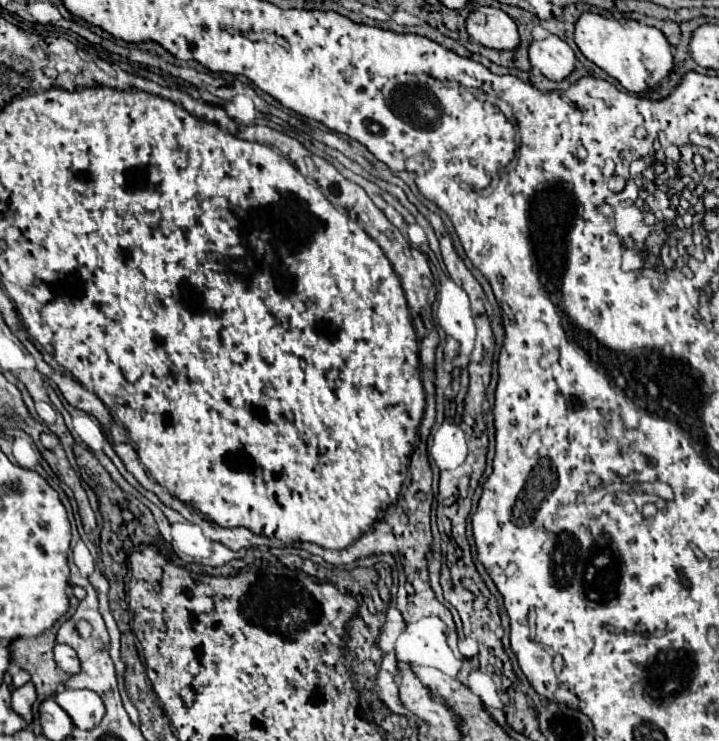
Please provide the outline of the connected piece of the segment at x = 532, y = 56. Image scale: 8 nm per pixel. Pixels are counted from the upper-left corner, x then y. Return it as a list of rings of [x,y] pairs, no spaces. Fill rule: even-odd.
[[[554,34],[544,40],[534,40],[528,46],[528,60],[532,68],[540,70],[550,80],[564,80],[576,64],[572,48]]]

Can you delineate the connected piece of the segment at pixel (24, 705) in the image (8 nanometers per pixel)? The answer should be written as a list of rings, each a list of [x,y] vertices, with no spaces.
[[[28,682],[22,688],[12,692],[12,710],[18,716],[30,720],[32,718],[32,704],[34,704],[34,700],[36,700],[36,690],[34,690],[34,684]]]

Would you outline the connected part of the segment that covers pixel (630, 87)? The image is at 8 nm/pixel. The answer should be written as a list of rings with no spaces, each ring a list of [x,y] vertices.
[[[582,12],[574,24],[574,42],[590,62],[618,80],[628,92],[644,92],[658,86],[674,66],[666,36],[658,28],[636,20],[614,20],[594,12]]]

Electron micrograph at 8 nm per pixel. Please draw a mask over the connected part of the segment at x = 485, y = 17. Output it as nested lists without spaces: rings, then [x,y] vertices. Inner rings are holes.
[[[478,6],[466,18],[466,30],[474,42],[496,50],[514,50],[520,44],[520,36],[514,20],[492,6]]]

